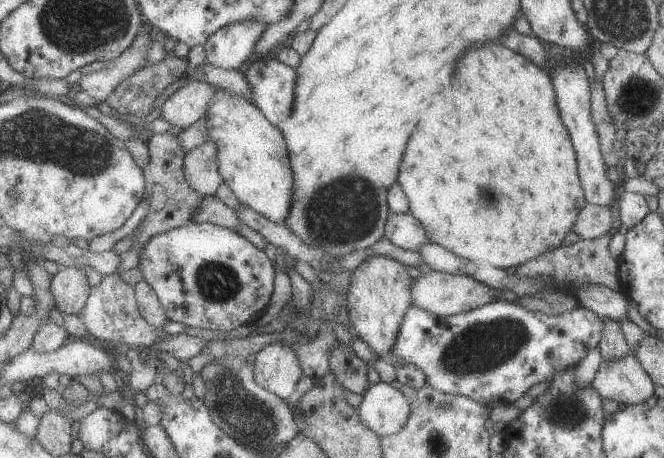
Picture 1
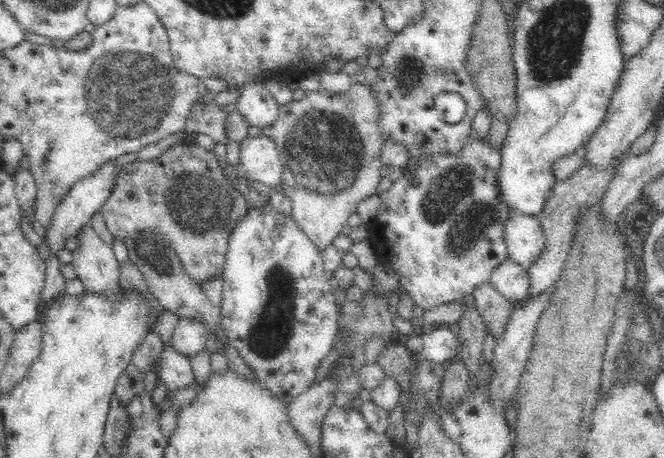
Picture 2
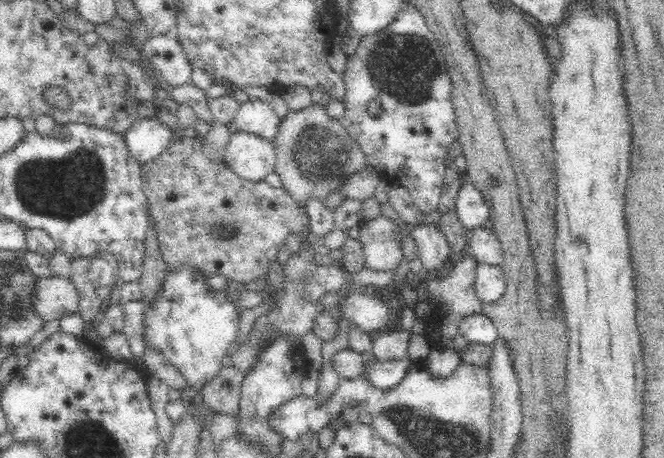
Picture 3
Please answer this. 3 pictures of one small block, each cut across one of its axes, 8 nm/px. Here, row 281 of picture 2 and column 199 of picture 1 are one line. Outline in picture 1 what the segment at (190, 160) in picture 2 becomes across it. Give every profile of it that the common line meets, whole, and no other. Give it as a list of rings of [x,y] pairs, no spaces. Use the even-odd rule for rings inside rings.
[[[163,133],[153,135],[150,144],[151,164],[144,169],[146,173],[149,210],[146,217],[139,223],[137,236],[132,237],[132,248],[139,252],[139,256],[147,242],[158,234],[186,225],[193,218],[195,210],[201,206],[204,196],[191,188],[186,177],[186,149],[179,142],[178,135]]]

